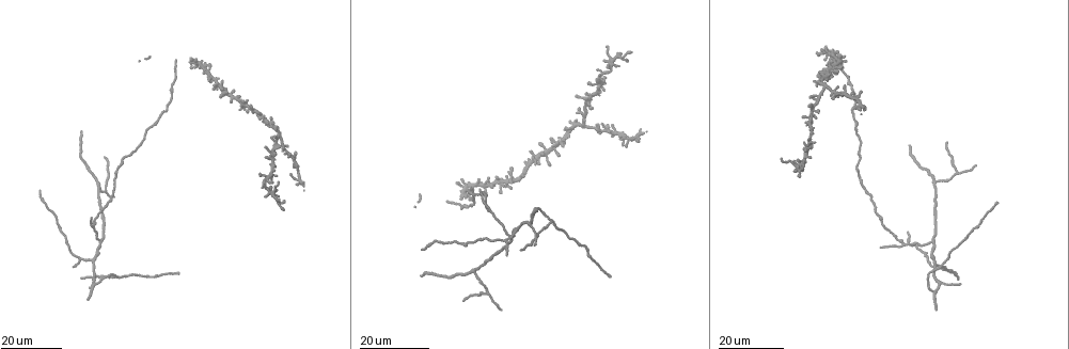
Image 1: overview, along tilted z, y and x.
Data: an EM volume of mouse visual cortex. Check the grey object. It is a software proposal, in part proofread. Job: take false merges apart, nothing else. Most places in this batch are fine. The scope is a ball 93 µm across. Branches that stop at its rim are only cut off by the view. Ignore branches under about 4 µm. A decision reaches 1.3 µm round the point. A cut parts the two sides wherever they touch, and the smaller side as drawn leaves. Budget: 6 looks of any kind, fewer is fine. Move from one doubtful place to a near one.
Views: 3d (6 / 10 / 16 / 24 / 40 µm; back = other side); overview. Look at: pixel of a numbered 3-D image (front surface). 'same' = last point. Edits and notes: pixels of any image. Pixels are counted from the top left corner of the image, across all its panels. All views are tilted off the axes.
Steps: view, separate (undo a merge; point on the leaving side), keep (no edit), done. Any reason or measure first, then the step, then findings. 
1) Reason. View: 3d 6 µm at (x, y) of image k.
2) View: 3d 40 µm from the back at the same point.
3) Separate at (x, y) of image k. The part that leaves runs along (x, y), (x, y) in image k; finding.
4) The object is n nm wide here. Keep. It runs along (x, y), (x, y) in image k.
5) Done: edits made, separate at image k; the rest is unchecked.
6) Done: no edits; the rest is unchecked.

Two arms in line, one across. View: 3d 24 µm at (902, 244) of image 1.

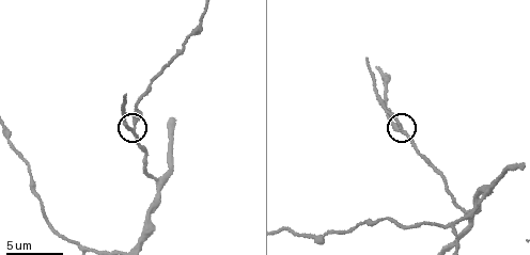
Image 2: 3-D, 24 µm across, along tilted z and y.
Closer look. View: 3d 10 µm at (130, 130) of image 2.

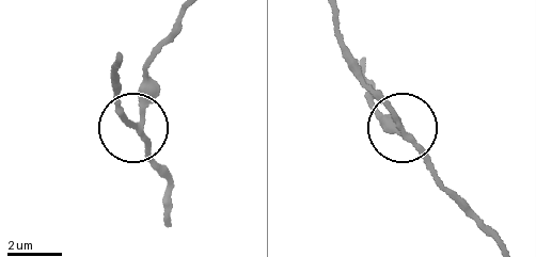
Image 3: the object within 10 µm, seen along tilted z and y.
View: 3d 10 µm from the back at (404, 129) of image 3.

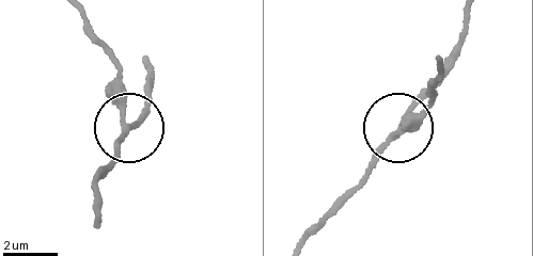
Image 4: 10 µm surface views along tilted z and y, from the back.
The object is 170 nm wide here. Keep. One neuron here.

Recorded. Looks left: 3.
Three-way junction. View: 3d 16 µm at (940, 284) of image 1.

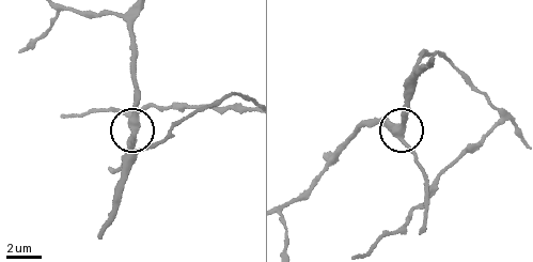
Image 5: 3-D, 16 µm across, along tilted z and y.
View: 3d 6 µm at (132, 127) of image 5.

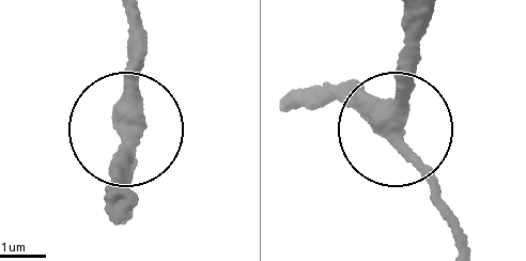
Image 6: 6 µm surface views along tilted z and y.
3 arms meet here. Keep. It runs along (297, 101), (326, 89), (383, 119), (465, 241) in image 6; continuous, no second neuron.

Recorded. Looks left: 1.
Done: no edits; the rest is unchecked.

